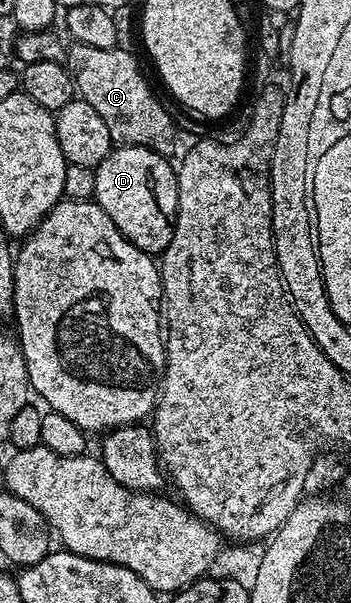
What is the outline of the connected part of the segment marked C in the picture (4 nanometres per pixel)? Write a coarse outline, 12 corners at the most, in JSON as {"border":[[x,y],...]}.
{"border":[[72,42],[78,96],[112,142],[170,156],[177,131],[136,57]]}

